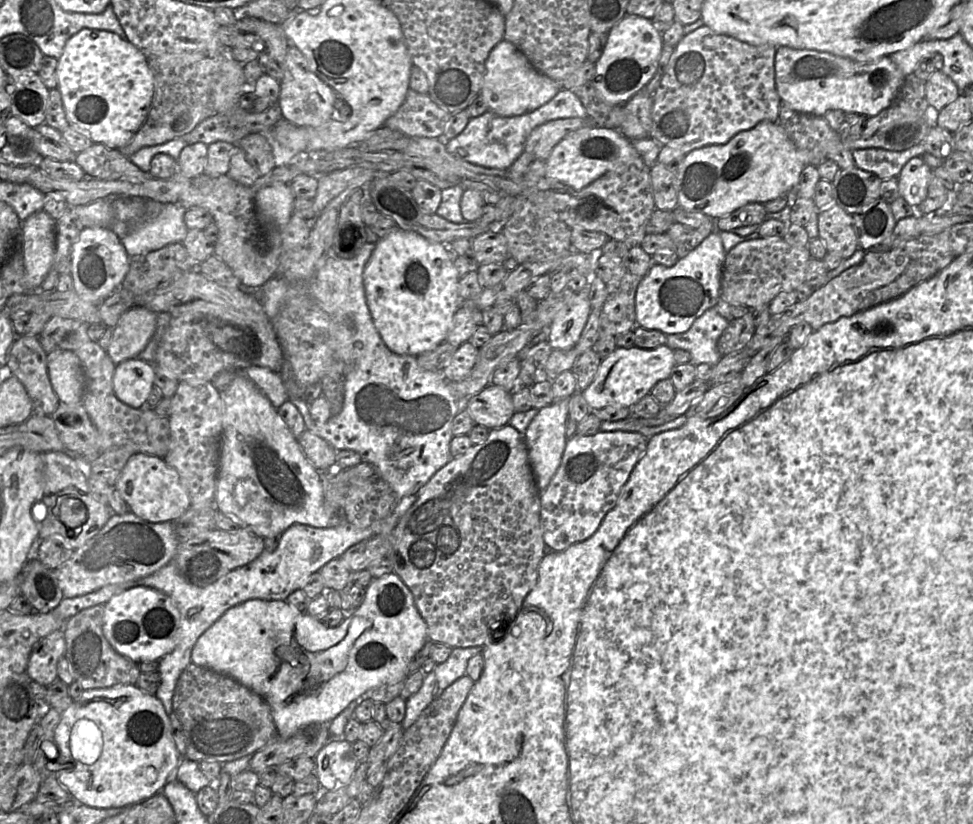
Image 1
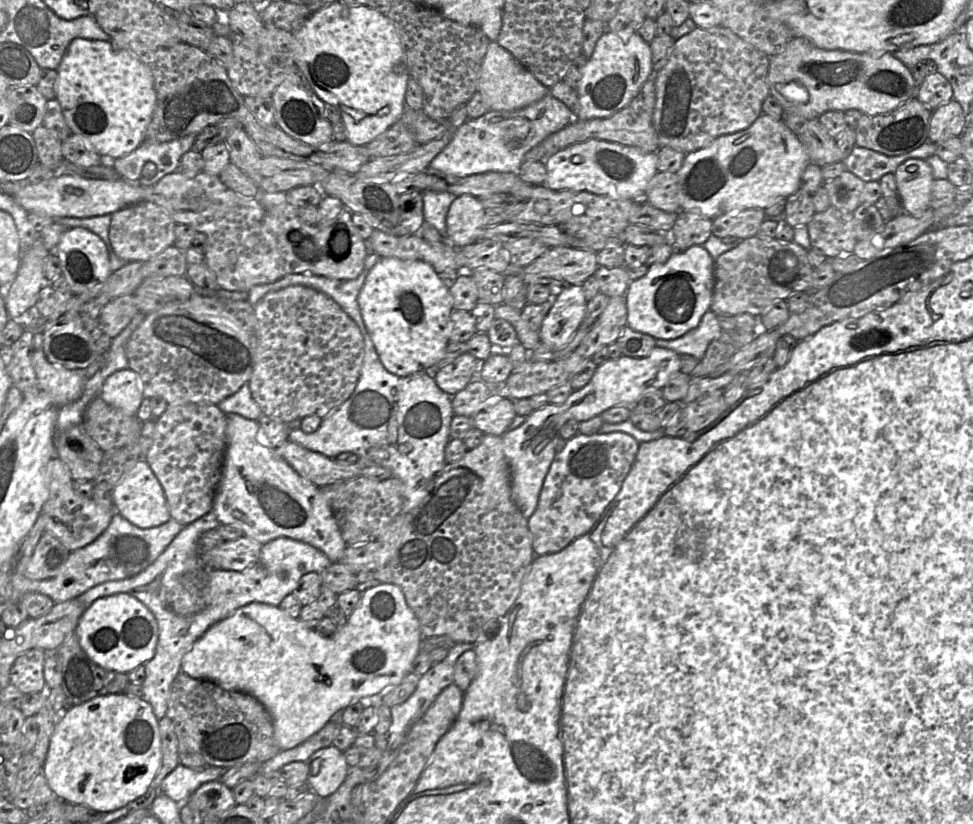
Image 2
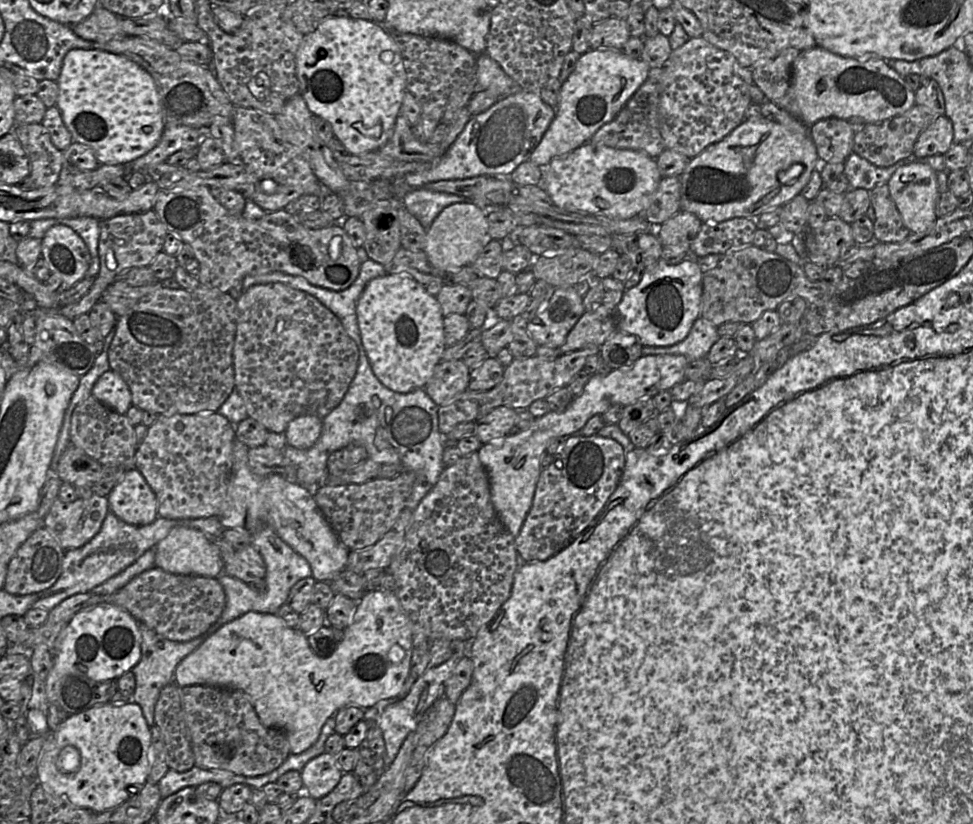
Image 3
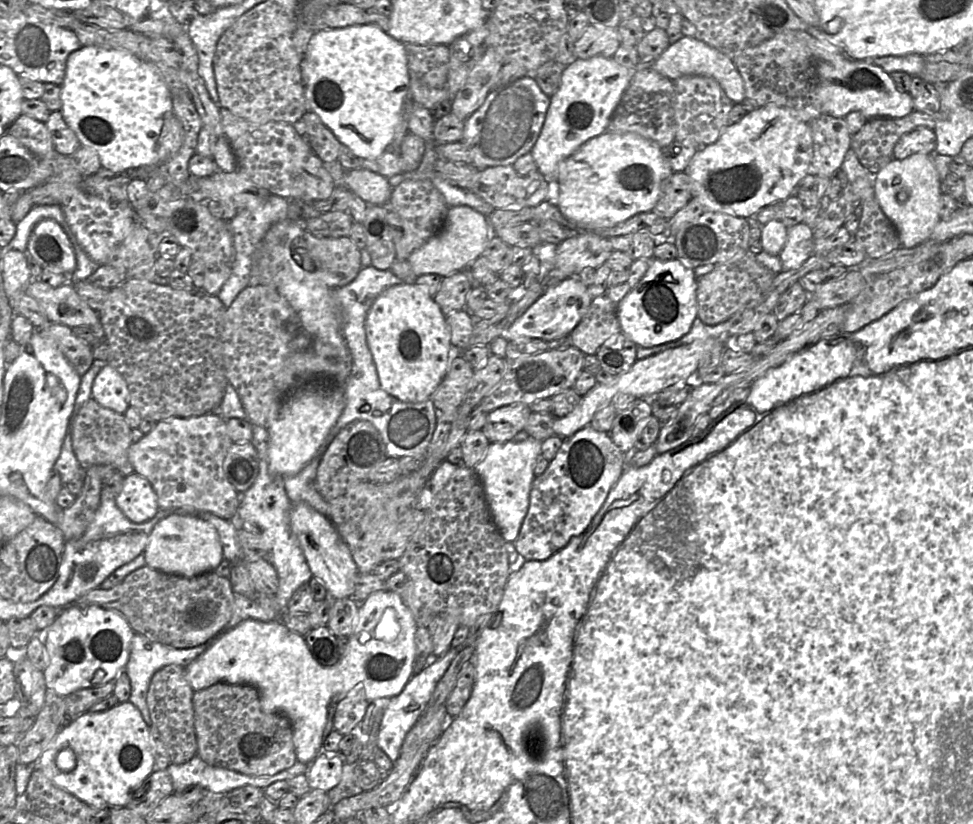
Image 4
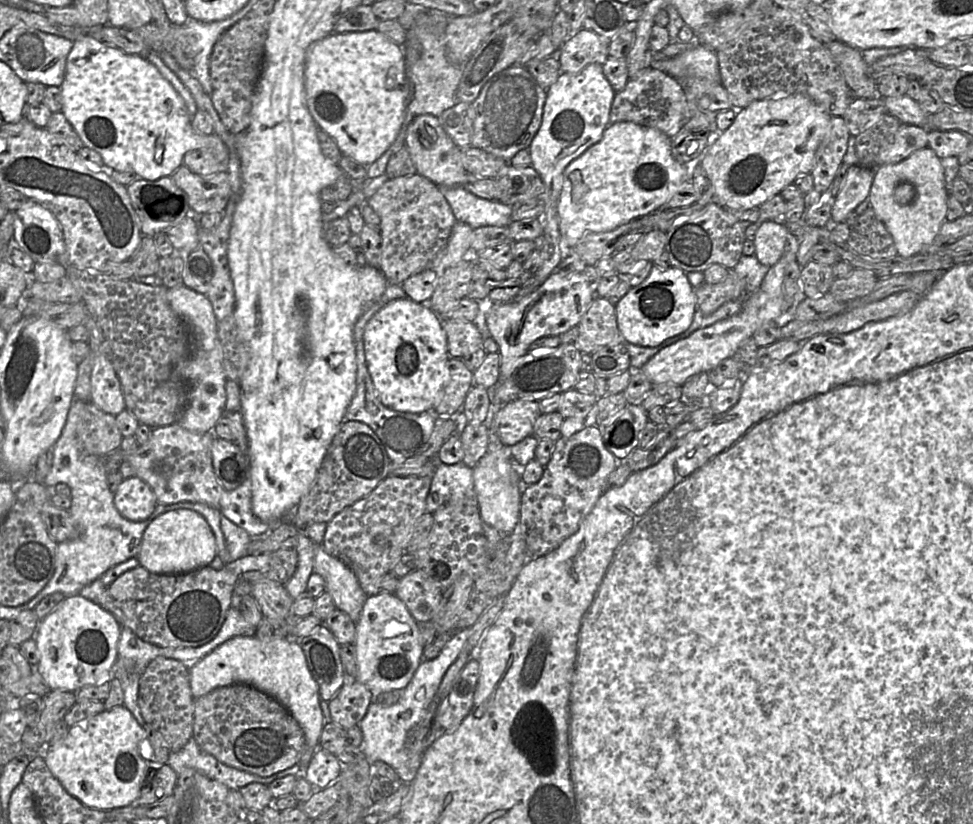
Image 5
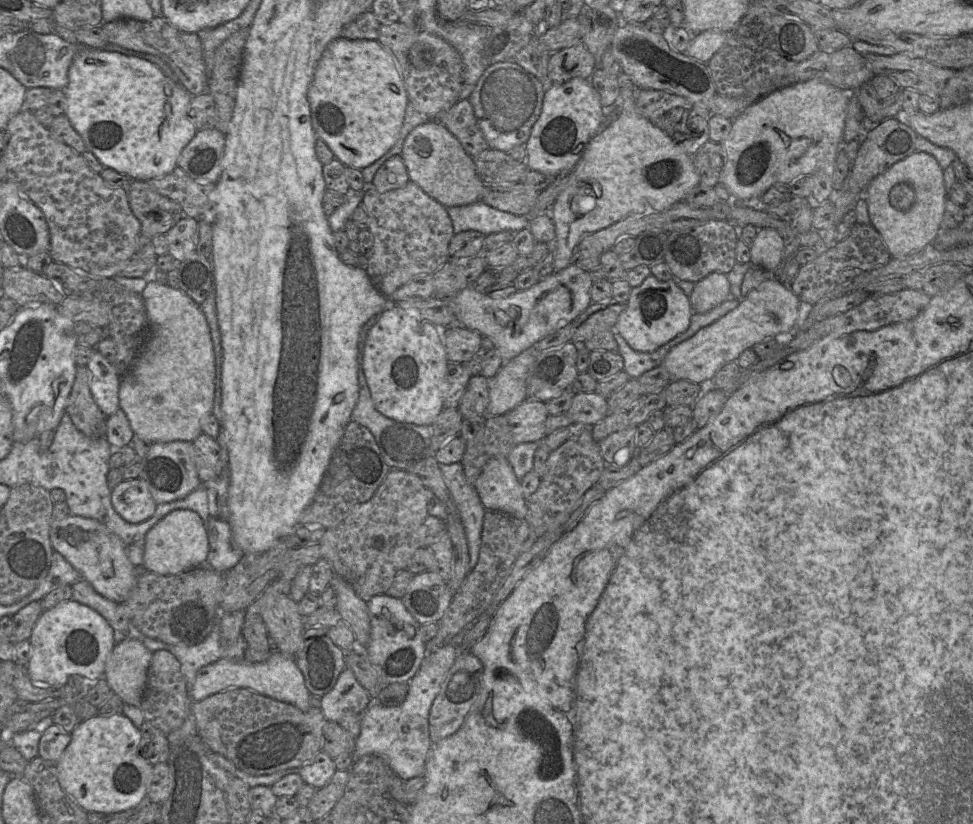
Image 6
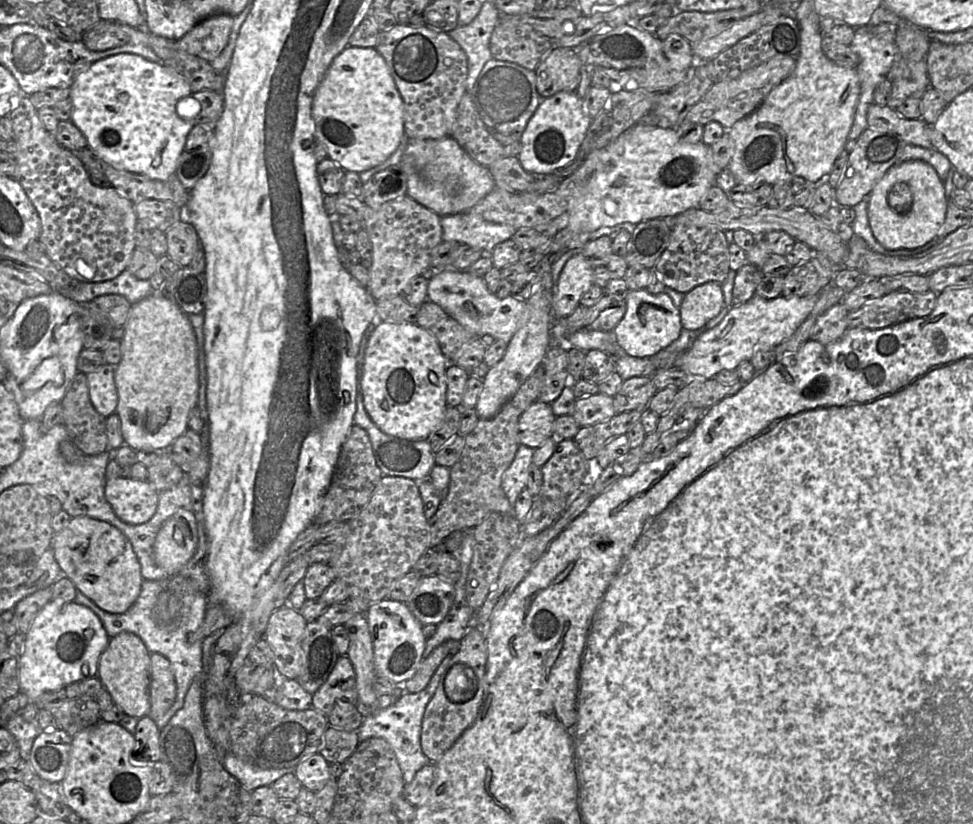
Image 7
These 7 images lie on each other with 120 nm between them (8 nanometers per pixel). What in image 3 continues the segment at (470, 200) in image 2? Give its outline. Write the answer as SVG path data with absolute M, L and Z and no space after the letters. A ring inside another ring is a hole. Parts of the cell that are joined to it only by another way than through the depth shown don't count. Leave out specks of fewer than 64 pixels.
M453 203L444 208L427 229L423 251L435 268L461 269L473 264L489 240L487 216L484 211L473 203Z

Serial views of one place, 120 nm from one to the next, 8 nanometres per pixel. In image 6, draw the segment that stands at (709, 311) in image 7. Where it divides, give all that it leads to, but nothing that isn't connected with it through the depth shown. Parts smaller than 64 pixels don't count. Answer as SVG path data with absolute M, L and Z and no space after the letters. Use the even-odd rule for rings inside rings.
M713 272L695 283L690 296L693 313L703 314L728 300L727 274Z

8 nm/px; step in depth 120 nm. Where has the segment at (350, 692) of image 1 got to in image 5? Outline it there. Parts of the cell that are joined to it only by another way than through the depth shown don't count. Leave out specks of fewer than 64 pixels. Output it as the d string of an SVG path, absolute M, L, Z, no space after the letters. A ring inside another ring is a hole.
M396 594L368 596L358 622L354 640L357 657L355 680L372 692L404 689L423 660L423 646L417 622ZM255 636L233 637L196 663L189 670L189 681L194 699L219 687L249 684L282 704L304 733L305 749L297 764L301 771L320 748L319 740L324 724L319 687L308 670L302 648L291 636L273 640L260 640Z

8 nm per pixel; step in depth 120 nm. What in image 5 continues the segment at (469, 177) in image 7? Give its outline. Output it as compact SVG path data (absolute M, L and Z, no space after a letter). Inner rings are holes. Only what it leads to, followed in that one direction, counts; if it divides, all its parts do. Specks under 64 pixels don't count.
M430 114L416 116L408 126L405 146L416 167L416 173L426 177L437 186L463 186L464 175L467 171L461 160L461 148L445 132L438 117Z

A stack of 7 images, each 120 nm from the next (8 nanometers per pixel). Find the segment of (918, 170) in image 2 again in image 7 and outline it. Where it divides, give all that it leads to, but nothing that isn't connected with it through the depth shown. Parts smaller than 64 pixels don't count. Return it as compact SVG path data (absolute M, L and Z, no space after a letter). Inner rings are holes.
M908 160L895 163L885 172L869 194L868 219L873 236L878 243L888 250L919 248L937 237L945 221L946 212L947 196L945 194L944 181L940 179L933 166L923 160ZM898 182L905 182L910 193L909 209L904 213L895 212L887 202L889 191Z

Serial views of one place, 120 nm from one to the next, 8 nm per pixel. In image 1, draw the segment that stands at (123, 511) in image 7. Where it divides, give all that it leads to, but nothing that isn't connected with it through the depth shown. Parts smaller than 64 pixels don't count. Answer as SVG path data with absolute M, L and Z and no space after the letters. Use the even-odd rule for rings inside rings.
M135 453L127 461L117 479L115 489L132 513L151 523L174 521L191 506L189 494L177 471L161 457L145 453Z

